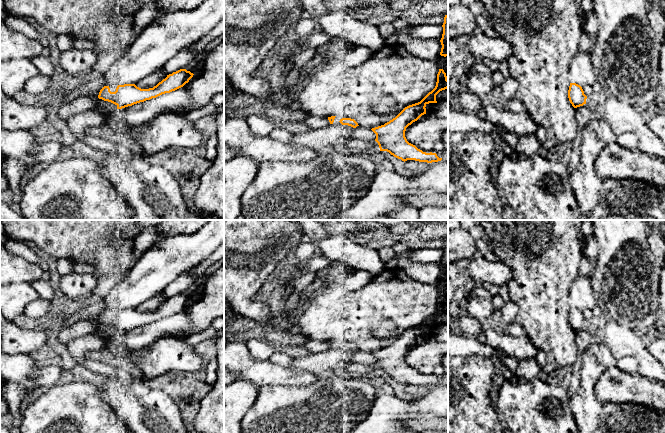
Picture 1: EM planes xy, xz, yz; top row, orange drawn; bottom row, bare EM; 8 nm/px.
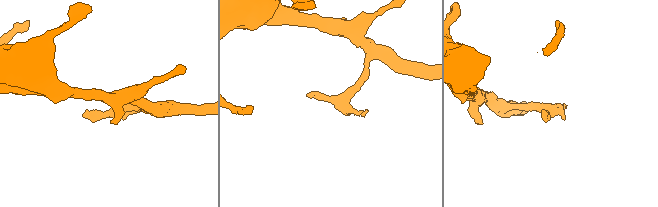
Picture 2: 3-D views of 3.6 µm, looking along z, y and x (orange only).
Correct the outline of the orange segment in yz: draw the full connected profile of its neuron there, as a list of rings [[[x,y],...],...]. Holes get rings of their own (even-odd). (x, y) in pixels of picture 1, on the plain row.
[[[570,307],[568,322],[574,332],[586,328],[587,320],[584,318],[582,311],[576,307]]]

